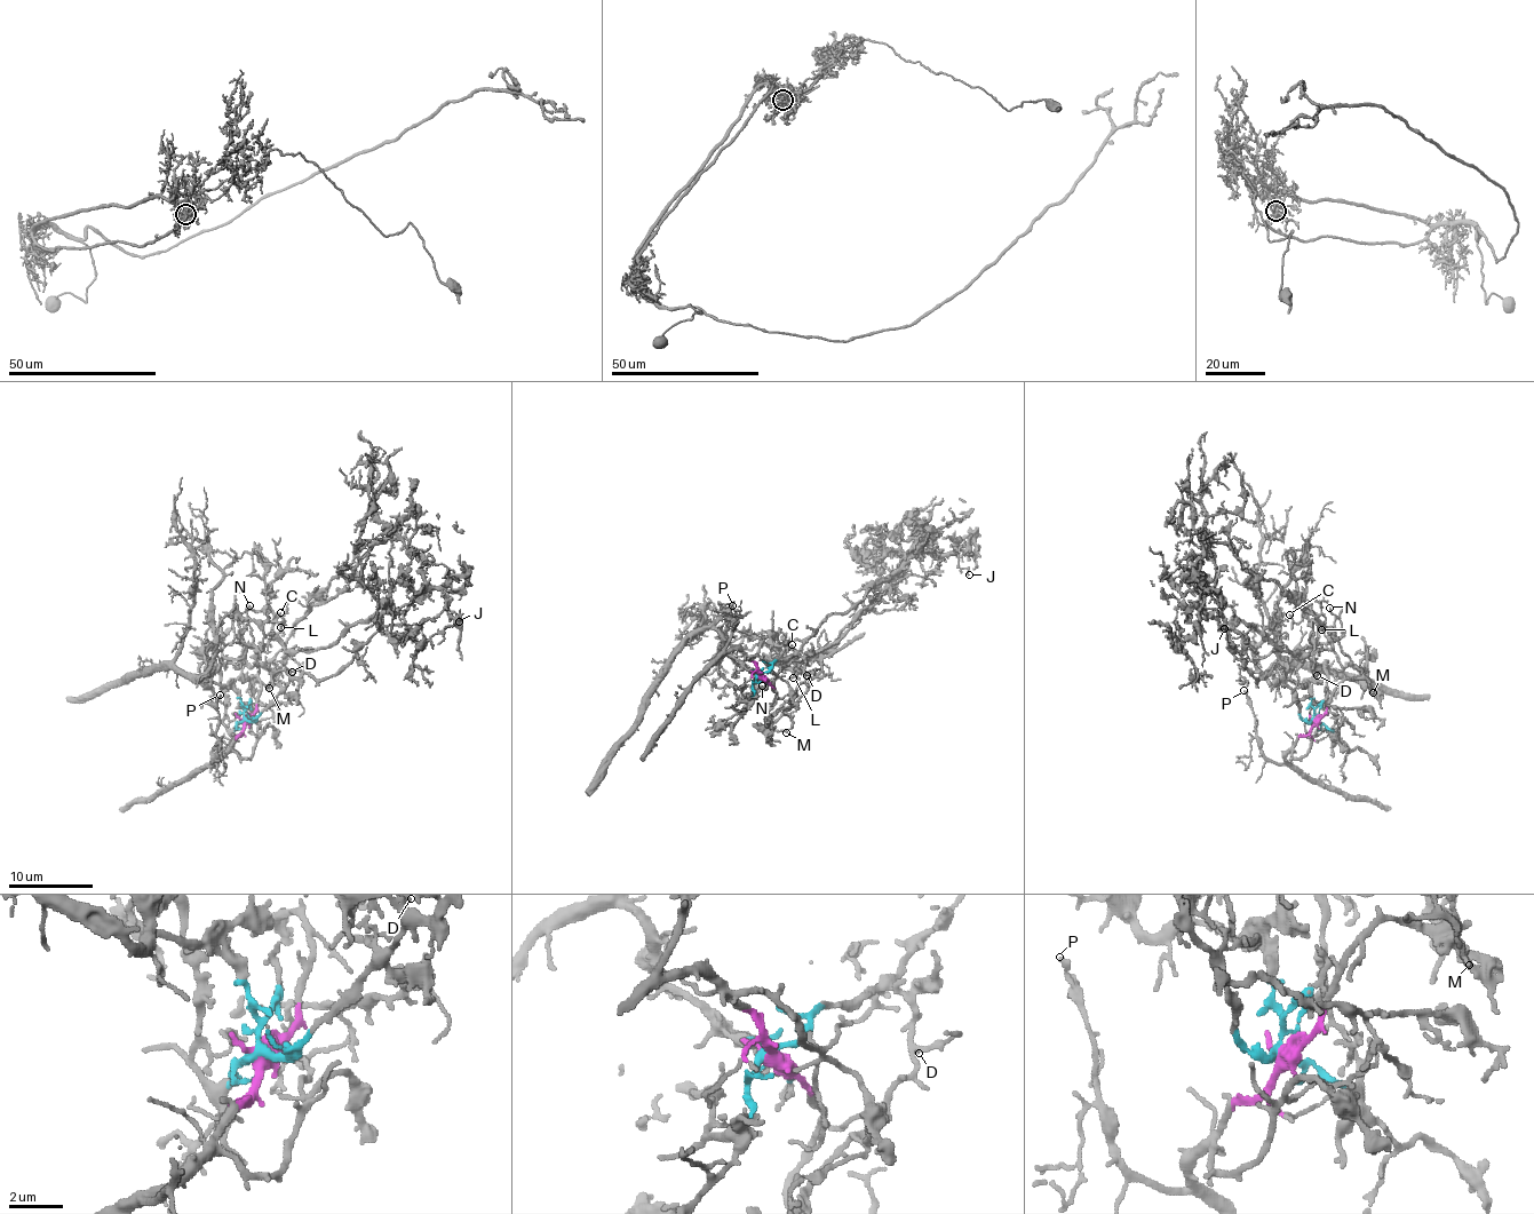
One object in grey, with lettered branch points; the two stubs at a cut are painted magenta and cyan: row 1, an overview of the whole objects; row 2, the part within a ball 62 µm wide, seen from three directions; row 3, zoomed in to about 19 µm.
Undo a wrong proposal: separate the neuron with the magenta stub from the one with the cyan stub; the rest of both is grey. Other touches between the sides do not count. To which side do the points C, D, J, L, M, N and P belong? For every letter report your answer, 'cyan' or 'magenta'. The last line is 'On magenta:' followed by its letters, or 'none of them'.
C: cyan
D: cyan
J: cyan
L: cyan
M: magenta
N: cyan
P: magenta
On magenta: M, P

